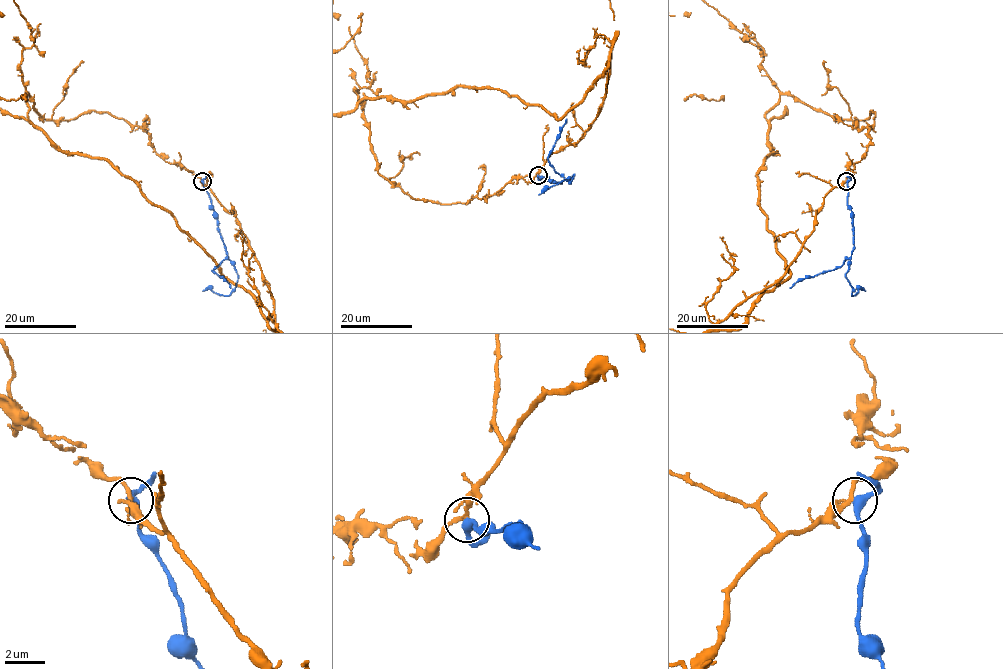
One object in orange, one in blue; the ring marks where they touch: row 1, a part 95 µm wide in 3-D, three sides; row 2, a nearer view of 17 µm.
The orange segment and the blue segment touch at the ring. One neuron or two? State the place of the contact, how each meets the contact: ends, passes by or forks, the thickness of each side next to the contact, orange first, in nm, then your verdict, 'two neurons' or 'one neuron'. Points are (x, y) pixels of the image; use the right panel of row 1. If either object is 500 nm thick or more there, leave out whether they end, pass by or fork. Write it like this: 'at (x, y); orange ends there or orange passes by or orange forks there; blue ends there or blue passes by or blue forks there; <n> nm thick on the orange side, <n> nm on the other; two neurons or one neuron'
at (846, 181); orange passes by; blue passes by; 240 nm thick on the orange side, 340 nm on the other; two neurons

